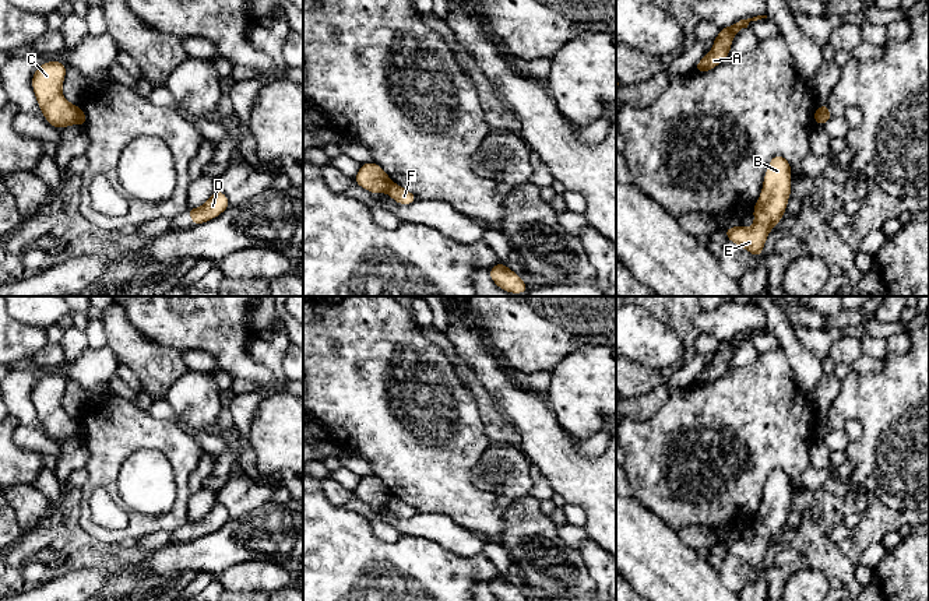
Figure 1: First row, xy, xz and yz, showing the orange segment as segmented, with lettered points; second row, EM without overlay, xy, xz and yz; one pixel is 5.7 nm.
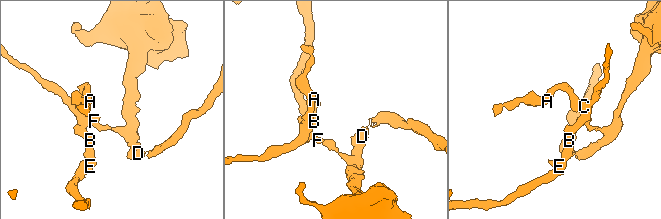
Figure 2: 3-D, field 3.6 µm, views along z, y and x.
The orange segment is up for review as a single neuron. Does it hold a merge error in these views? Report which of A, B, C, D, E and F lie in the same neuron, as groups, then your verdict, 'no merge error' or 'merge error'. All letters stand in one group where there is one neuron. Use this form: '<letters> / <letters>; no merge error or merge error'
A B C E / D F; merge error

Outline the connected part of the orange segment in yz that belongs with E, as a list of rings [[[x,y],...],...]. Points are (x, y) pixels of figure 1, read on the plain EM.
[[[774,468],[764,488],[760,510],[753,521],[754,538],[736,538],[725,542],[729,555],[760,572],[770,544],[782,533],[788,519],[791,499],[791,477],[782,468]]]

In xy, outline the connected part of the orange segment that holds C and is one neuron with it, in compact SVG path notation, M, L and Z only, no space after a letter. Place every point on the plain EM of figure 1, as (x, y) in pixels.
M57 373L41 377L32 389L32 403L50 439L64 442L78 435L80 422L61 405L67 380Z

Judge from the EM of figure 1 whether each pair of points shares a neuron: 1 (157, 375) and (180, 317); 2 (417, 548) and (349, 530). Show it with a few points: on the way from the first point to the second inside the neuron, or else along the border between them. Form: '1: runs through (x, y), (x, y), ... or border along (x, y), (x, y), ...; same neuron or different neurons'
1: border along (139, 331), (151, 341), (173, 347), (180, 352); different neurons
2: runs through (400, 551), (370, 551), (366, 547); same neuron

